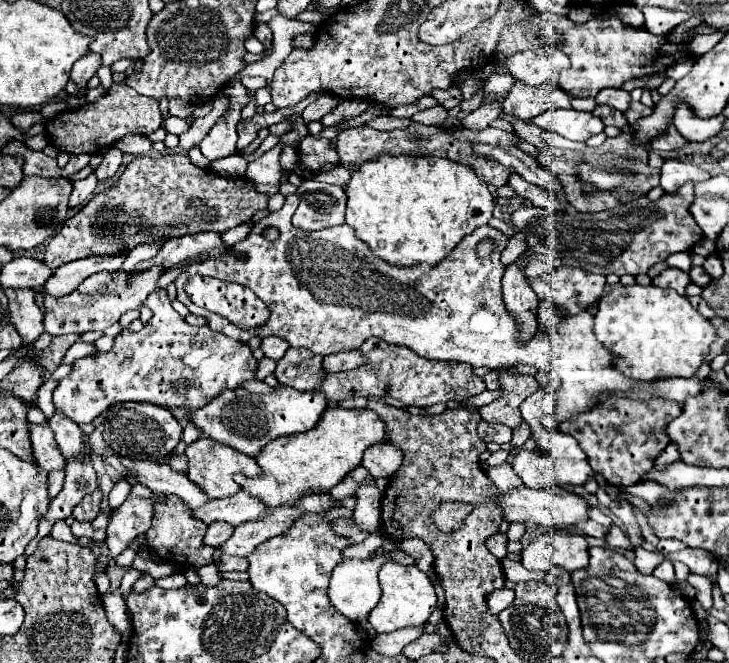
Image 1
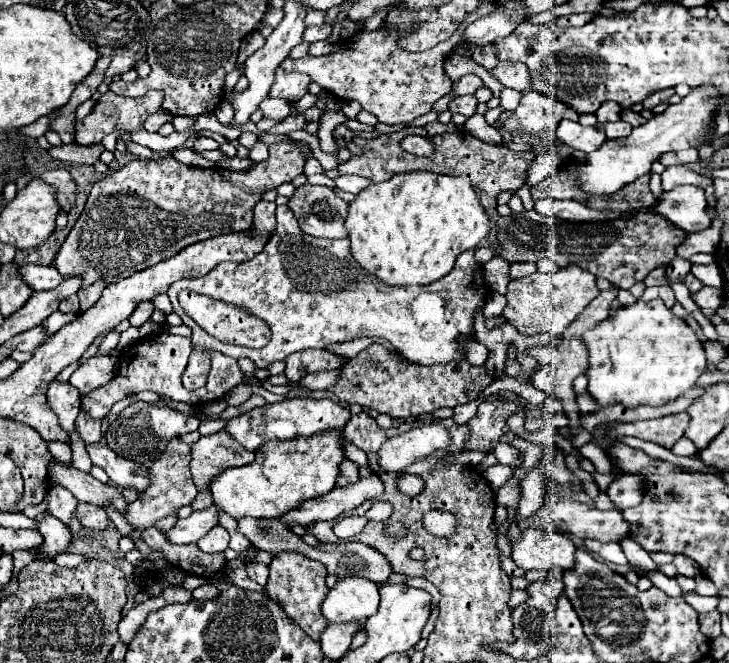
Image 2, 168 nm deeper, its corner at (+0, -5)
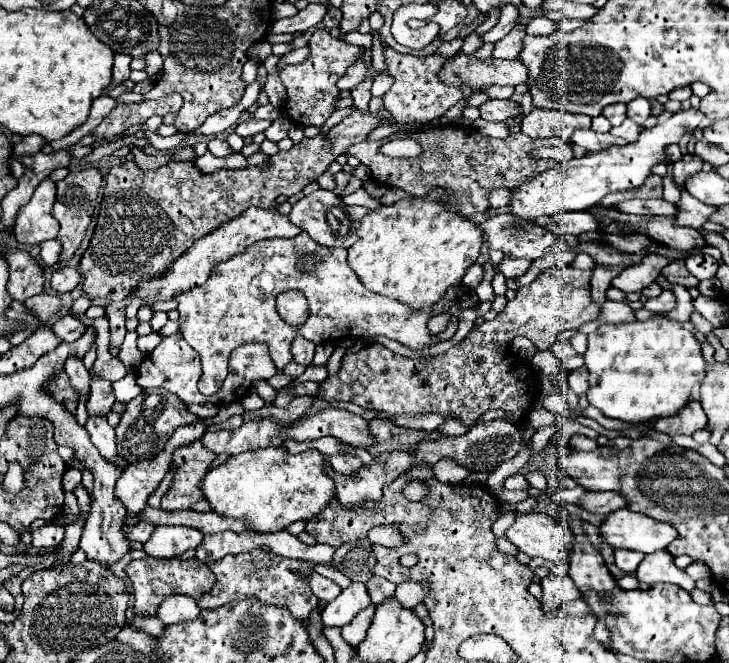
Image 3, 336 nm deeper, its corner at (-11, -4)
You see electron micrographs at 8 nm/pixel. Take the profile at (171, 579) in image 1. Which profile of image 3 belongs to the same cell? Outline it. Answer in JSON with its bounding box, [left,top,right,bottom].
[157,595,201,625]

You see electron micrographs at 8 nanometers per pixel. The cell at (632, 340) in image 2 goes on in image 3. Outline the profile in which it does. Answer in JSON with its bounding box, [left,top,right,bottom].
[583,317,705,423]

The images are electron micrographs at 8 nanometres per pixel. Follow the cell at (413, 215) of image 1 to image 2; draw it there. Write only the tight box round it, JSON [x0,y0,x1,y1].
[344,172,490,286]

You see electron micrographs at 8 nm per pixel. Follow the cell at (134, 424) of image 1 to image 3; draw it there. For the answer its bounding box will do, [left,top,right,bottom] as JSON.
[117,389,199,461]

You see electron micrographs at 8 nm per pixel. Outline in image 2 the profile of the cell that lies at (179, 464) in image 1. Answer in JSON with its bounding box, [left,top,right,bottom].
[122,438,198,530]

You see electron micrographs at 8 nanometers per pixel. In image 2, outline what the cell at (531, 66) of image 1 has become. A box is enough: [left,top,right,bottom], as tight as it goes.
[492,62,532,92]

